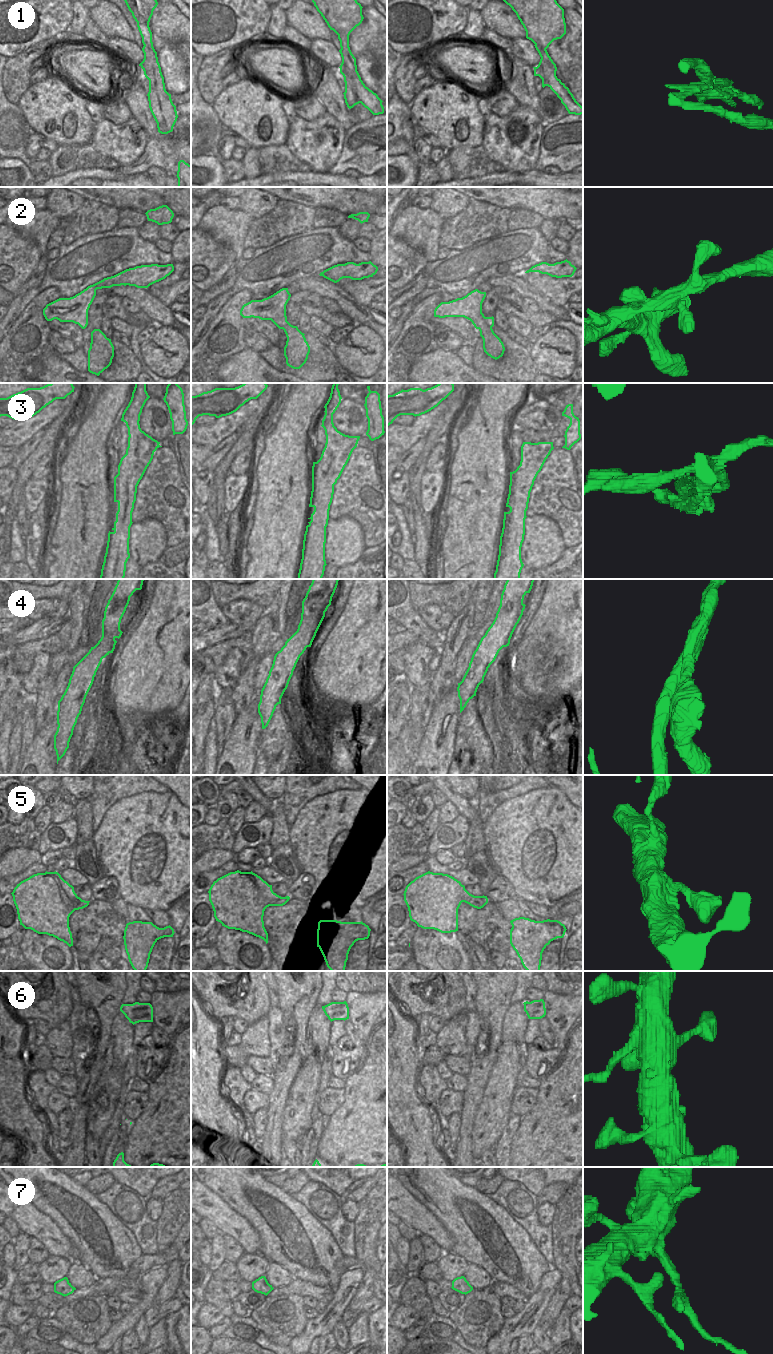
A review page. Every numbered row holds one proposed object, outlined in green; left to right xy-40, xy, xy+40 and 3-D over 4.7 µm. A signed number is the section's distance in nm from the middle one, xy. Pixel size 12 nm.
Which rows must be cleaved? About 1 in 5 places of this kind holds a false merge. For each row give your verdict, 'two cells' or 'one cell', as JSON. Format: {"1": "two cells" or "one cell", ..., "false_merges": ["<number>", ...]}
{"1": "two cells", "2": "one cell", "3": "two cells", "4": "two cells", "5": "one cell", "6": "one cell", "7": "two cells", "false_merges": ["1", "3", "4", "7"]}

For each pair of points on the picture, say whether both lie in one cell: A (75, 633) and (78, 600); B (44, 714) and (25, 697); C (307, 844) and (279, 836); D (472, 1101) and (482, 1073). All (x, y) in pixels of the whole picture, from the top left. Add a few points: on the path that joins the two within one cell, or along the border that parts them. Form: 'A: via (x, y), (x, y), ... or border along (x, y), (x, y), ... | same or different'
A: via (76, 625), (76, 608) | same
B: border along (37, 694), (37, 702), (34, 706) | different
C: border along (288, 827), (289, 843) | different
D: via (473, 1094), (477, 1080) | same

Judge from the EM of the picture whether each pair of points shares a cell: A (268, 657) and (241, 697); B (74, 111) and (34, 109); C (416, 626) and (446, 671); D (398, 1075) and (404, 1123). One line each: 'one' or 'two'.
A: two
B: one
C: two
D: one

